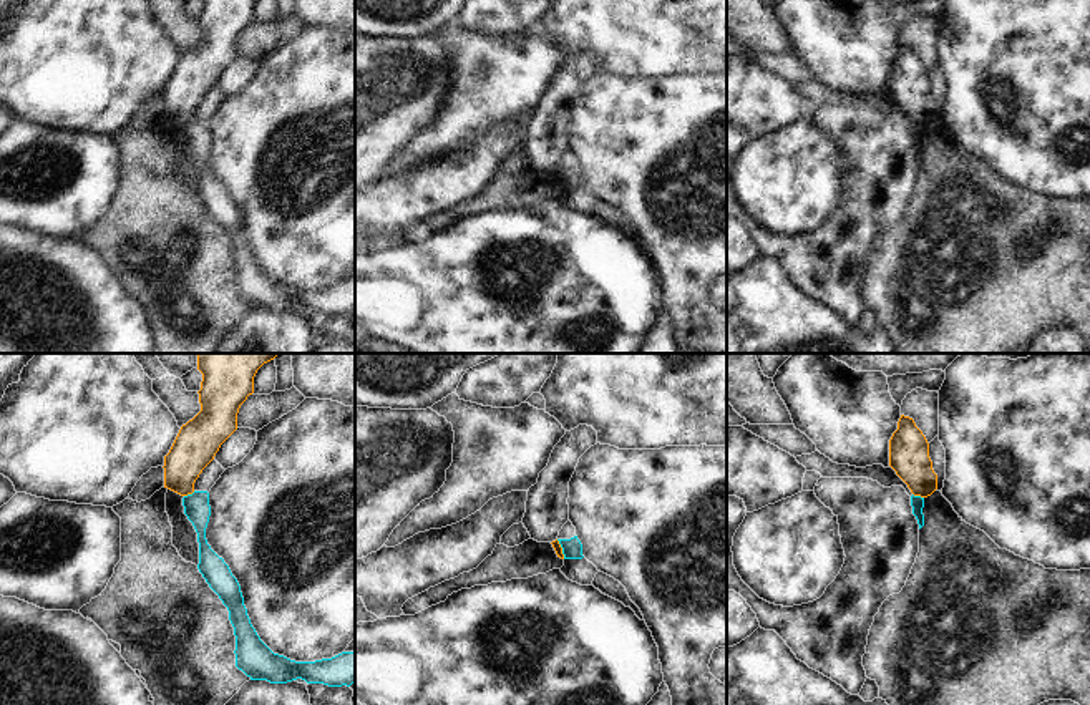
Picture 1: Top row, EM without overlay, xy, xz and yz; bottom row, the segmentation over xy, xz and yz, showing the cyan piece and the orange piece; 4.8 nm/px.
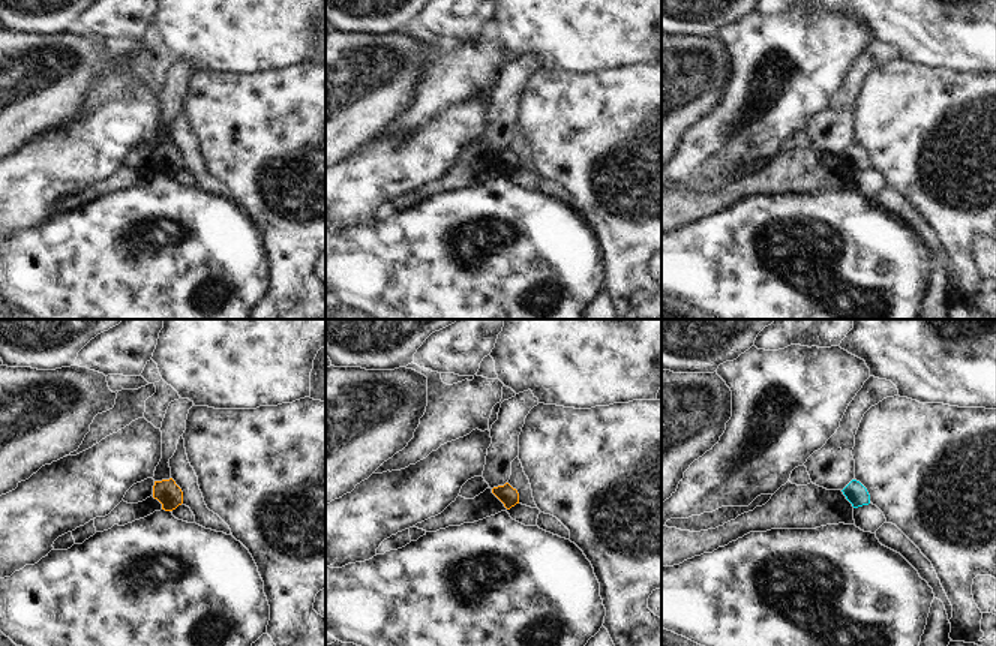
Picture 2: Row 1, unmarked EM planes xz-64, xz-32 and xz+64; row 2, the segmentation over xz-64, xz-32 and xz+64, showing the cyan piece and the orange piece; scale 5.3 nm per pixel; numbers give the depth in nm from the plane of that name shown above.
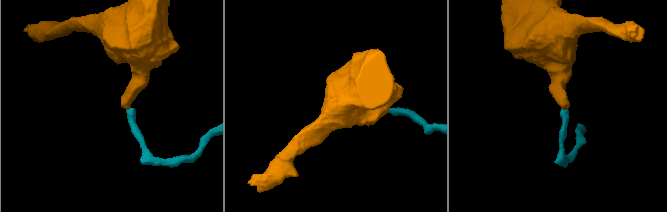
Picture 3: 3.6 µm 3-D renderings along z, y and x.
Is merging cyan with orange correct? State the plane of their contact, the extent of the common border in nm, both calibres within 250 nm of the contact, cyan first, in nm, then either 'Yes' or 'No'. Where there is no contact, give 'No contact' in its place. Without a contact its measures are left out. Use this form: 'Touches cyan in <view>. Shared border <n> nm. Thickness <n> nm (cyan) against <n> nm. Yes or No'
Touches cyan in yz. Shared border 60 nm. Thickness 60 nm (cyan) against 190 nm. No.

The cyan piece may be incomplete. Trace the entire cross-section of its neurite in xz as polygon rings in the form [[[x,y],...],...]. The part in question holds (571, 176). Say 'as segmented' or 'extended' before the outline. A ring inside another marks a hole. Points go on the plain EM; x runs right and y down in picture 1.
as segmented | [[[577,164],[571,166],[571,168],[557,168],[561,176],[562,176],[562,182],[564,187],[582,187],[582,173],[577,168]]]

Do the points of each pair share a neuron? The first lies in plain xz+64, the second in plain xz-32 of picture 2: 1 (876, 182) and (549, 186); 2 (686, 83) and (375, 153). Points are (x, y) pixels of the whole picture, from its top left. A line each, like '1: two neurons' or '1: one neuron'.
1: two neurons
2: two neurons

